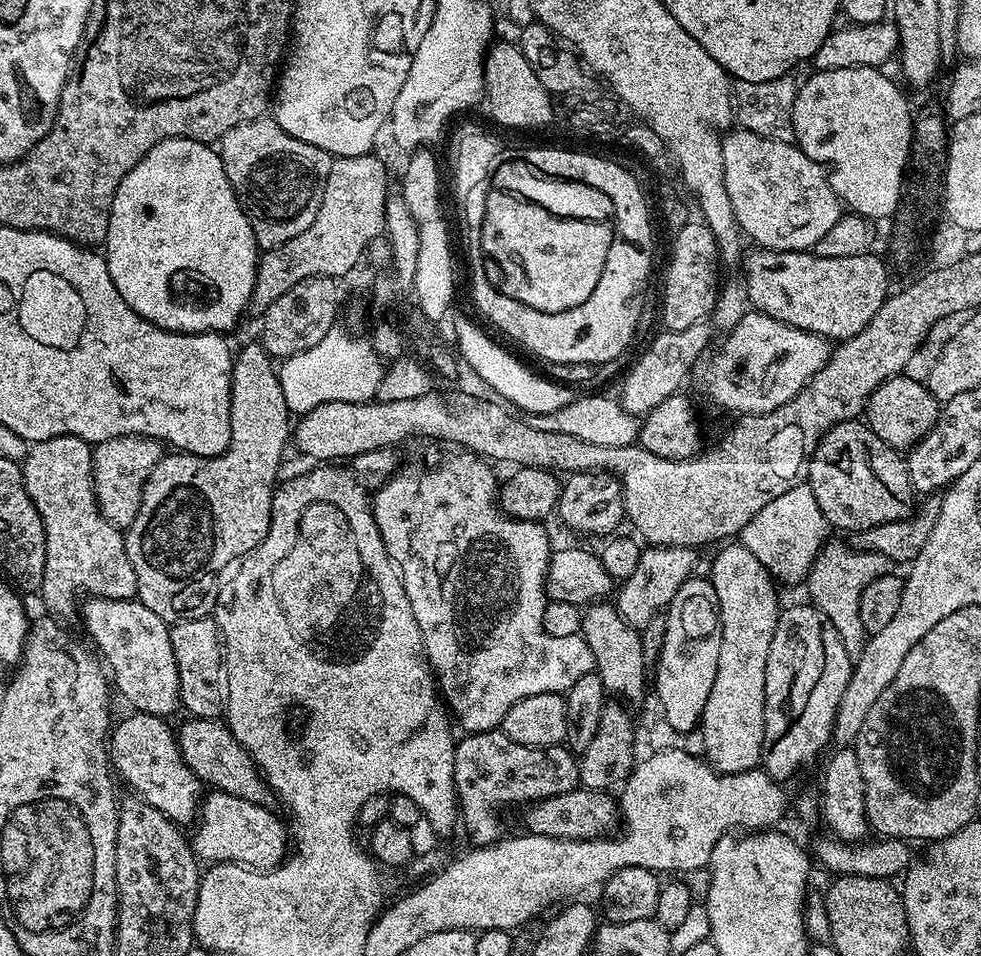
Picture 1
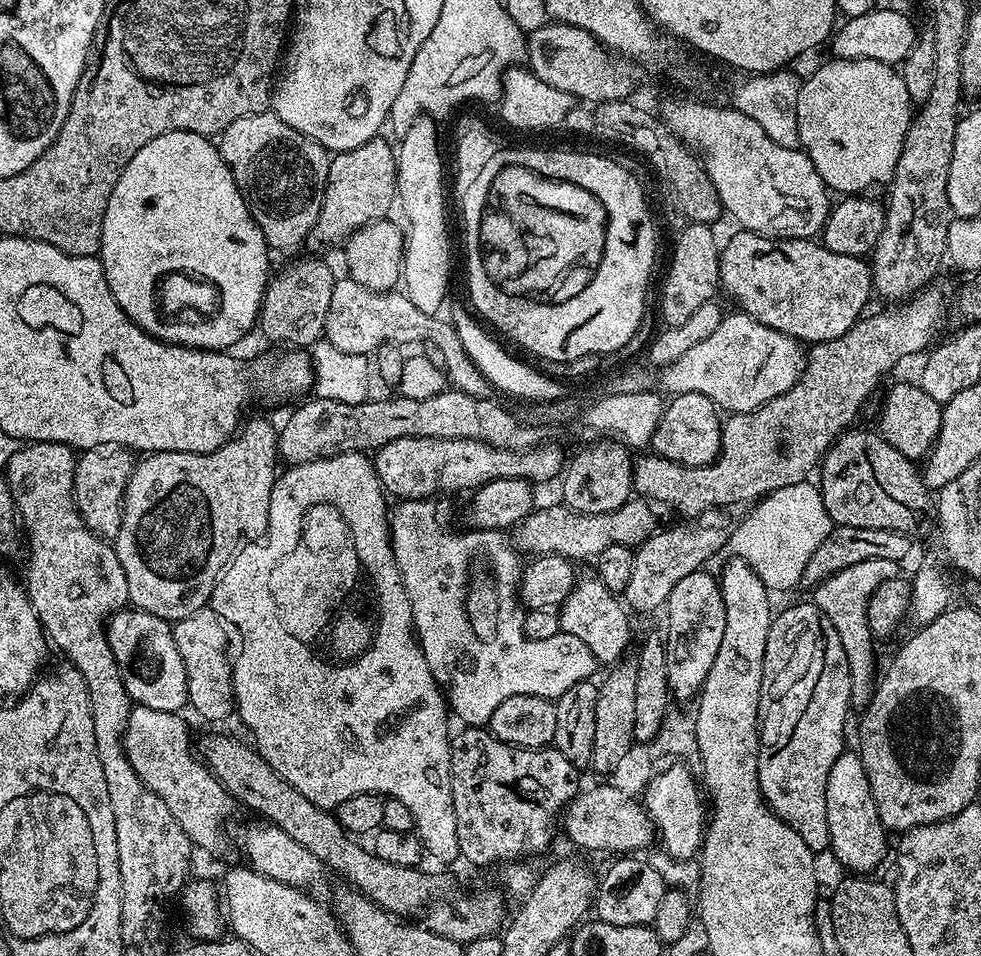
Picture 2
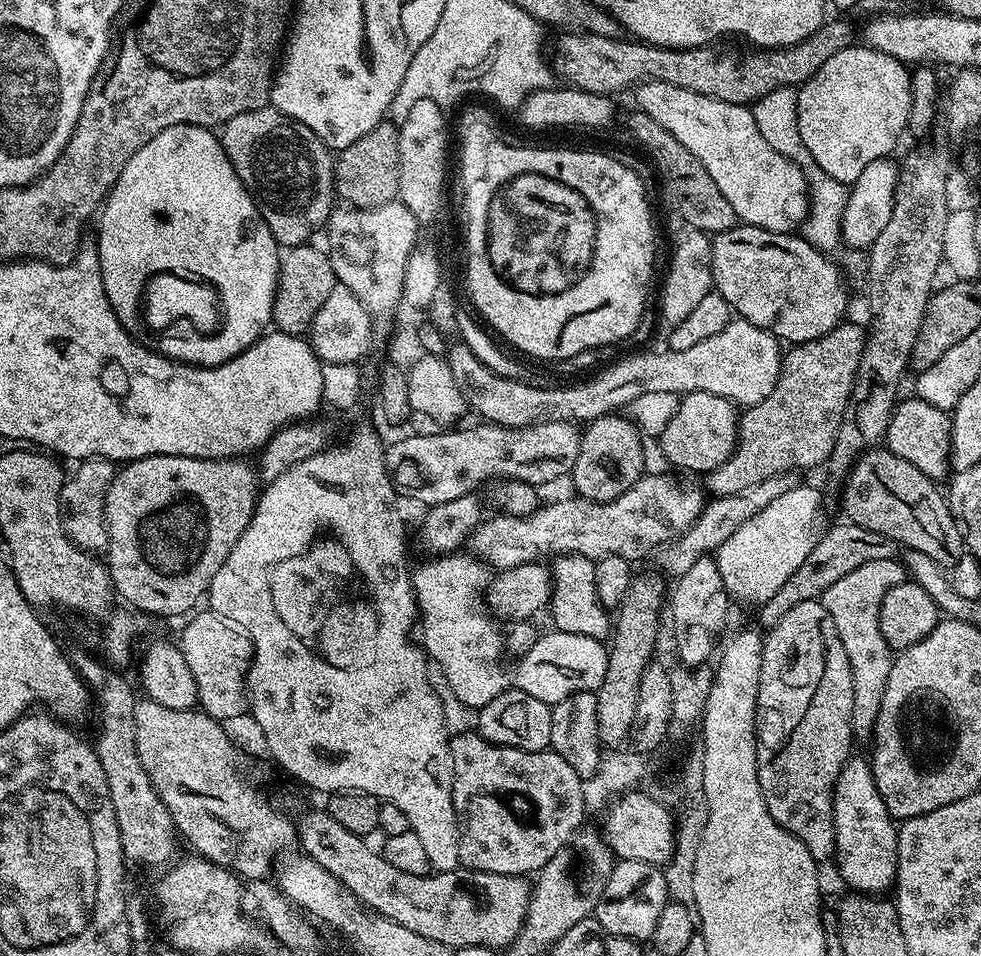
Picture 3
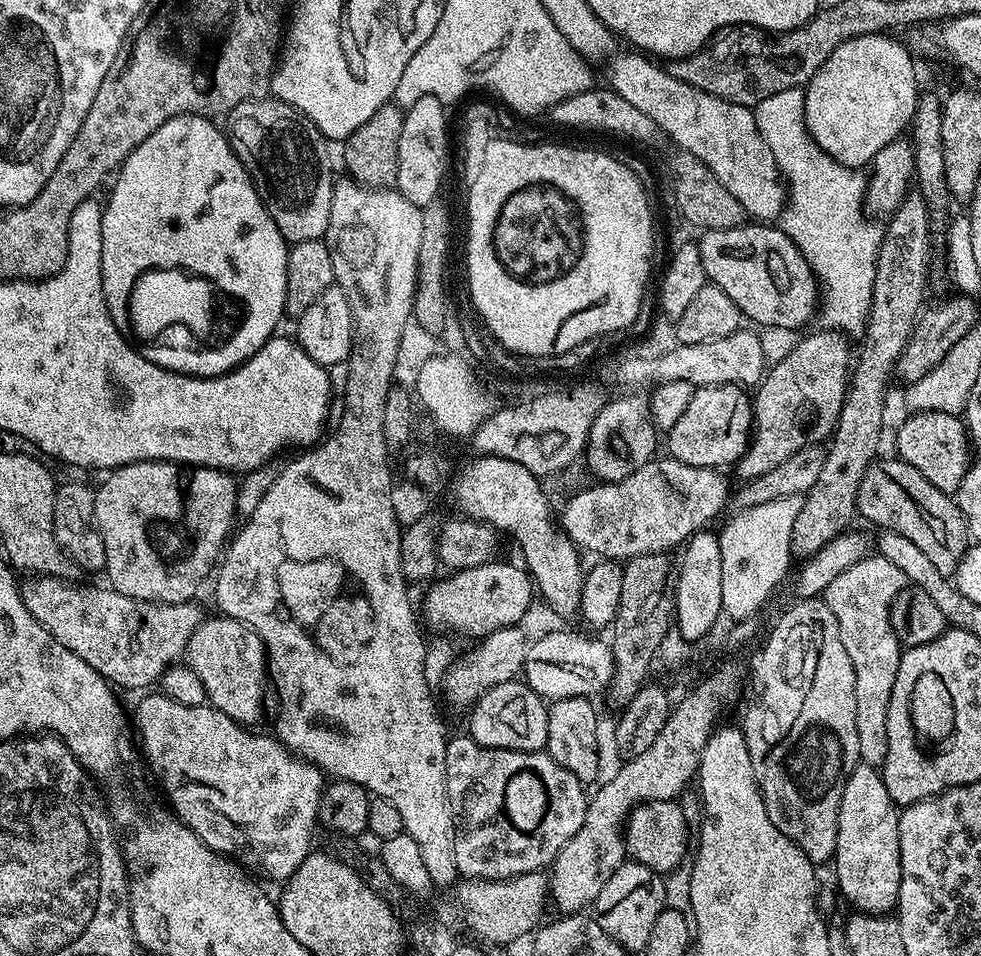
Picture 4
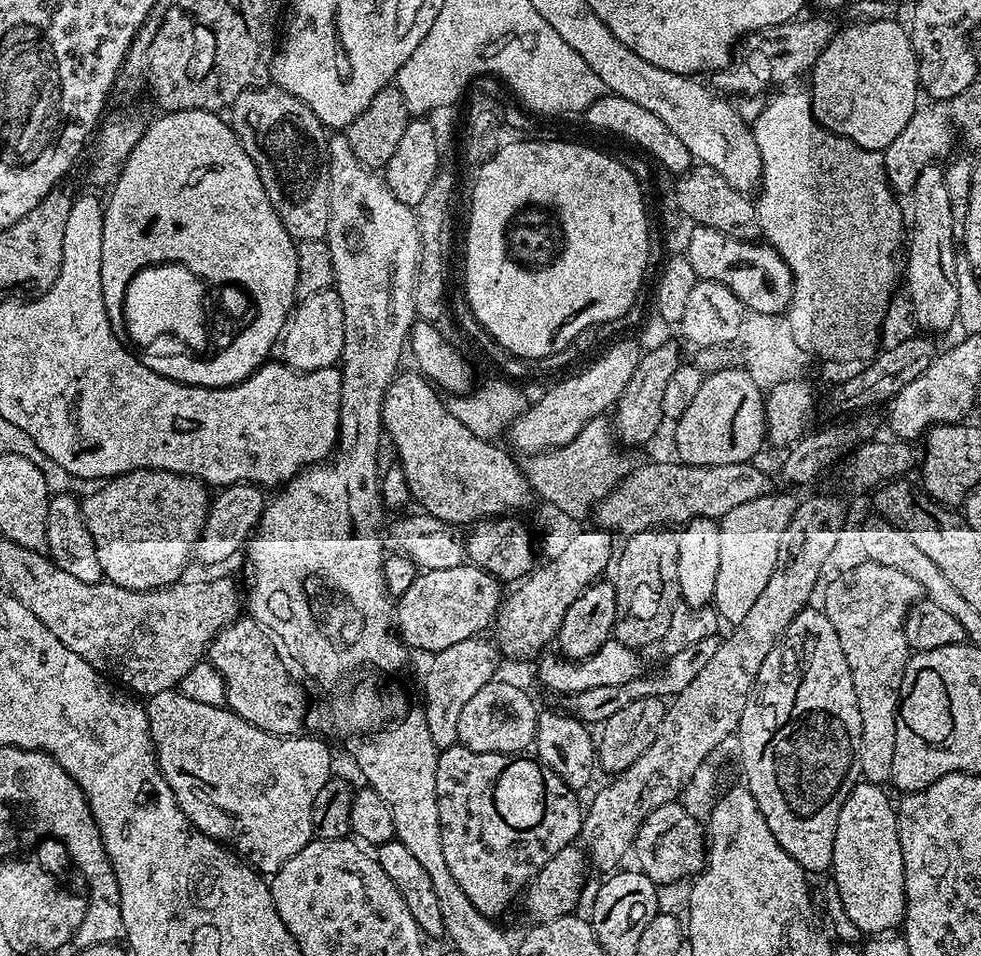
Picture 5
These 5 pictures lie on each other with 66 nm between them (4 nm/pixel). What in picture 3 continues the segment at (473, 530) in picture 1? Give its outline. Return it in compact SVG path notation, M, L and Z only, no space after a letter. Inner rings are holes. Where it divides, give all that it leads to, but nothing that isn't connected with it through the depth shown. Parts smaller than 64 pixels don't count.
M457 550L451 554L433 555L425 564L420 564L417 568L415 565L411 574L418 624L419 627L424 627L422 647L427 659L435 667L436 664L440 667L440 672L444 675L449 690L456 695L458 703L473 710L484 708L486 702L498 698L498 694L508 691L510 687L508 672L499 664L500 654L505 651L505 637L502 635L502 629L500 630L501 625L486 611L484 595L490 579L489 565L471 554ZM549 631L549 636L541 635L535 646L515 661L515 687L526 694L534 694L549 706L570 698L575 692L590 692L600 687L602 678L606 678L608 648L603 643L582 634L566 634Z

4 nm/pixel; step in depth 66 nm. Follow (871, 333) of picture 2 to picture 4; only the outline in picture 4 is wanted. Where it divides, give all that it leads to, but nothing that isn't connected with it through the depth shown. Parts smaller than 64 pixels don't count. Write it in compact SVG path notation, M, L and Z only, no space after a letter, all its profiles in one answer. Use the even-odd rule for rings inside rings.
M819 330L797 339L789 354L767 369L754 392L752 438L734 471L741 481L753 480L807 444L827 441L840 417L844 395L850 383L849 337L831 330Z

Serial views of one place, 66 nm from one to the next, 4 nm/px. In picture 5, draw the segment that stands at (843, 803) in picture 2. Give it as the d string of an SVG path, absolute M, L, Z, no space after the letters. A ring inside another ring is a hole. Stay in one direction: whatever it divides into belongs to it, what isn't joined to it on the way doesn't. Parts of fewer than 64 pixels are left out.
M862 780L851 791L842 806L835 831L834 858L831 873L847 918L860 930L878 936L895 931L904 921L905 914L905 864L902 862L900 828L897 826L897 809L891 804L886 791L879 784Z

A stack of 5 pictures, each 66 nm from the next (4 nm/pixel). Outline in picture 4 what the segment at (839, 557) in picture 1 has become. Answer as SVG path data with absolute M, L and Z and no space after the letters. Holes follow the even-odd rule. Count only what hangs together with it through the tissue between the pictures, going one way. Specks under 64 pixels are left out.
M869 554L838 574L822 595L838 622L838 634L842 634L842 646L850 654L850 666L854 666L854 722L858 726L860 763L877 769L886 758L886 712L890 710L890 694L894 678L898 678L902 651L902 643L892 629L892 603L907 587L906 574L894 562Z

